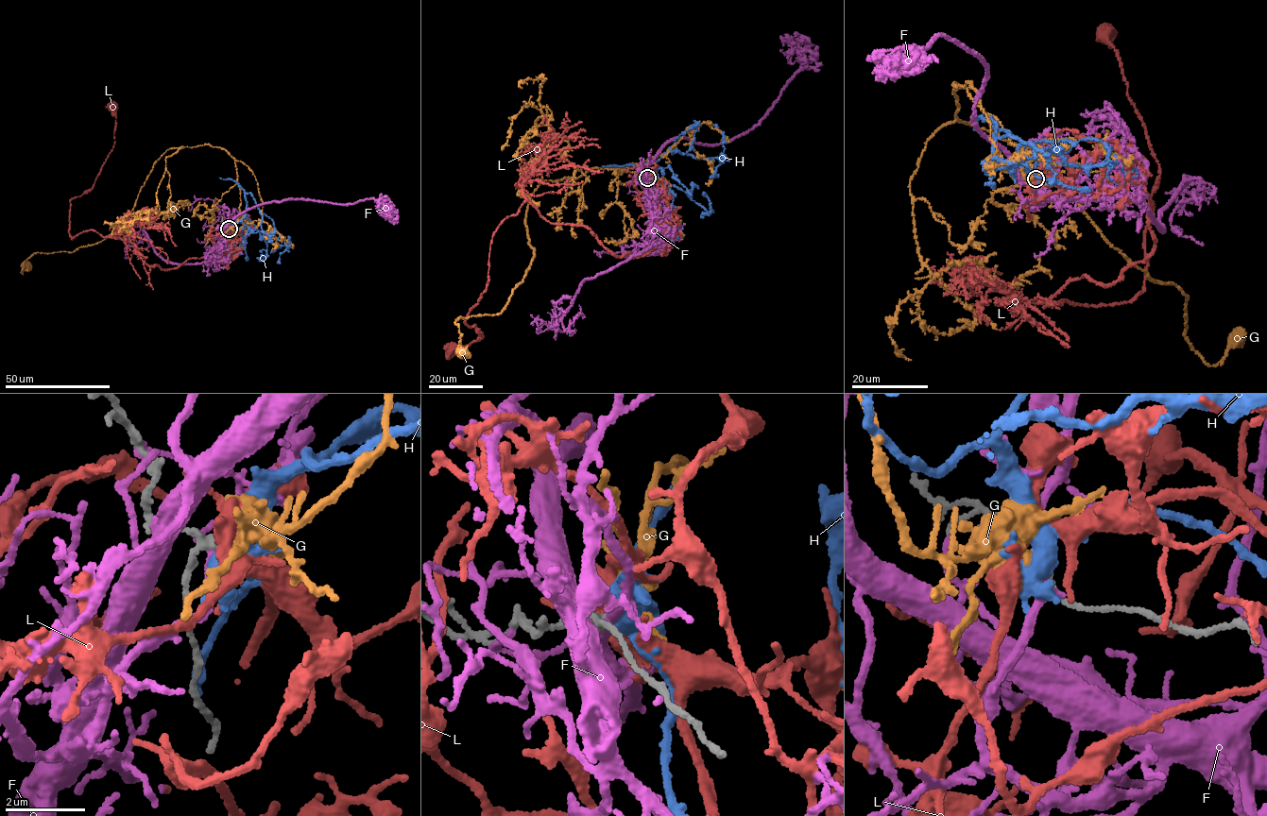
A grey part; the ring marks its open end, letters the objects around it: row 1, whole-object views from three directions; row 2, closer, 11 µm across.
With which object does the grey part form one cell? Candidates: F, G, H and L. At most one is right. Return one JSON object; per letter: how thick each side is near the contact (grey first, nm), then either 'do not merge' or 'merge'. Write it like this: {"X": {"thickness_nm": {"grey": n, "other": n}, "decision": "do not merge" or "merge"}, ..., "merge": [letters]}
{"F": {"thickness_nm": {"grey": 190, "other": 220}, "decision": "do not merge"}, "G": {"thickness_nm": {"grey": 150, "other": 280}, "decision": "merge"}, "H": {"thickness_nm": {"grey": 170, "other": 420}, "decision": "do not merge"}, "L": {"thickness_nm": {"grey": 150, "other": 440}, "decision": "do not merge"}, "merge": ["G"]}

